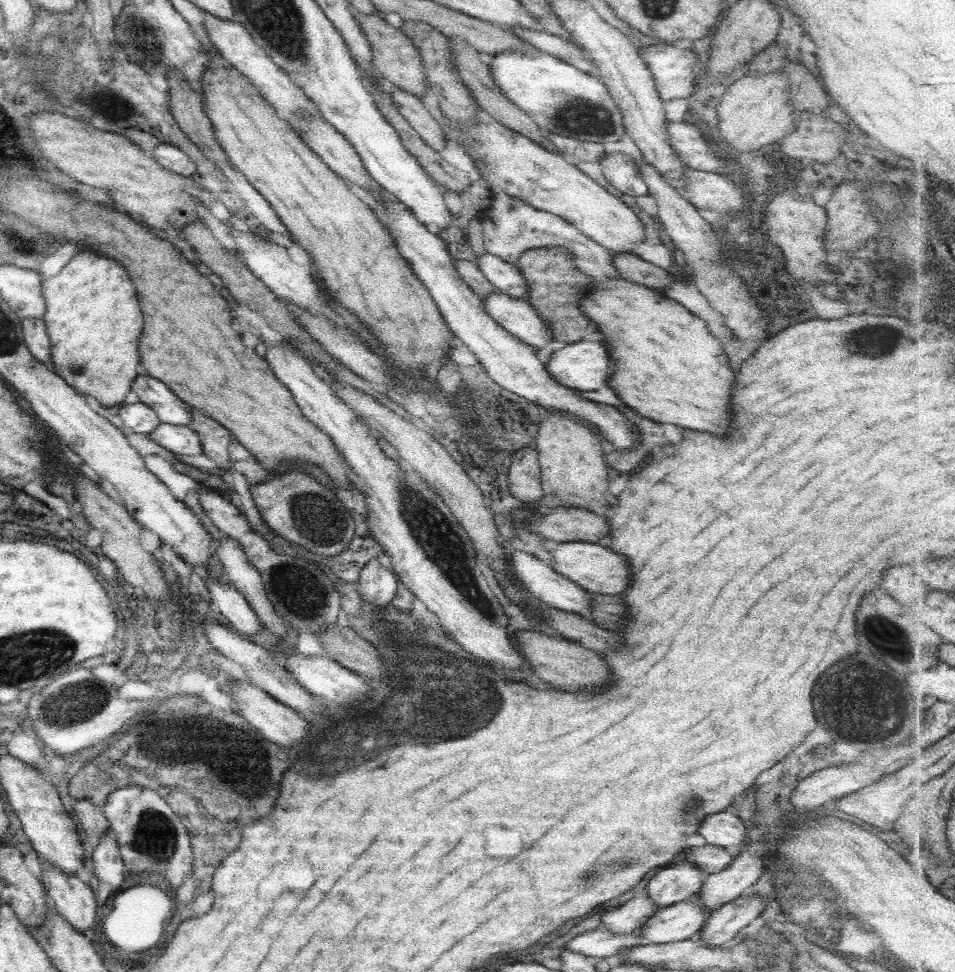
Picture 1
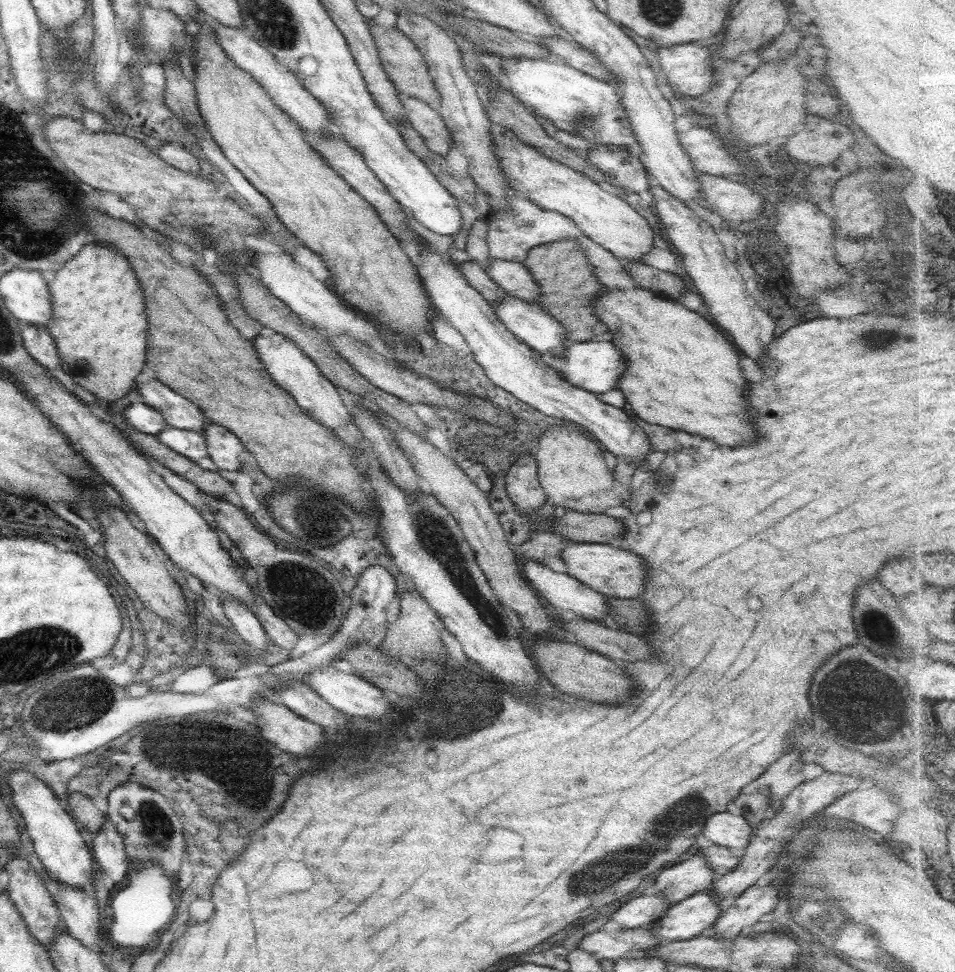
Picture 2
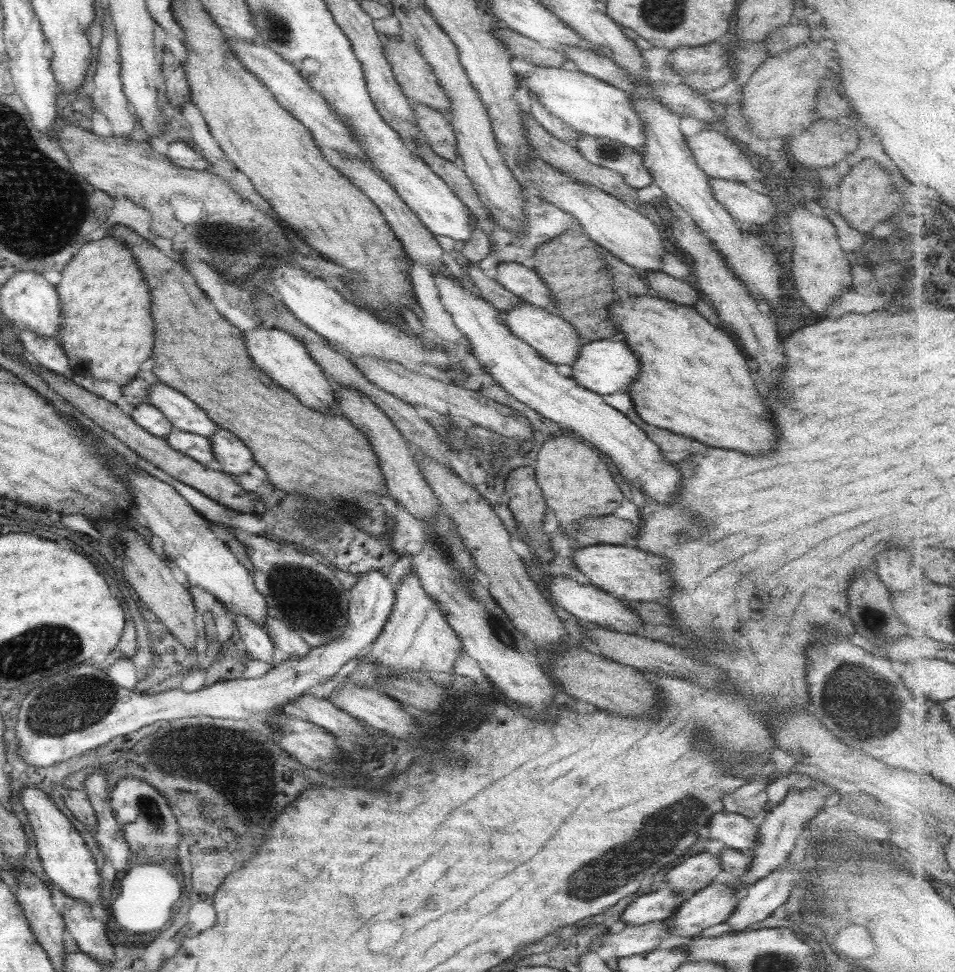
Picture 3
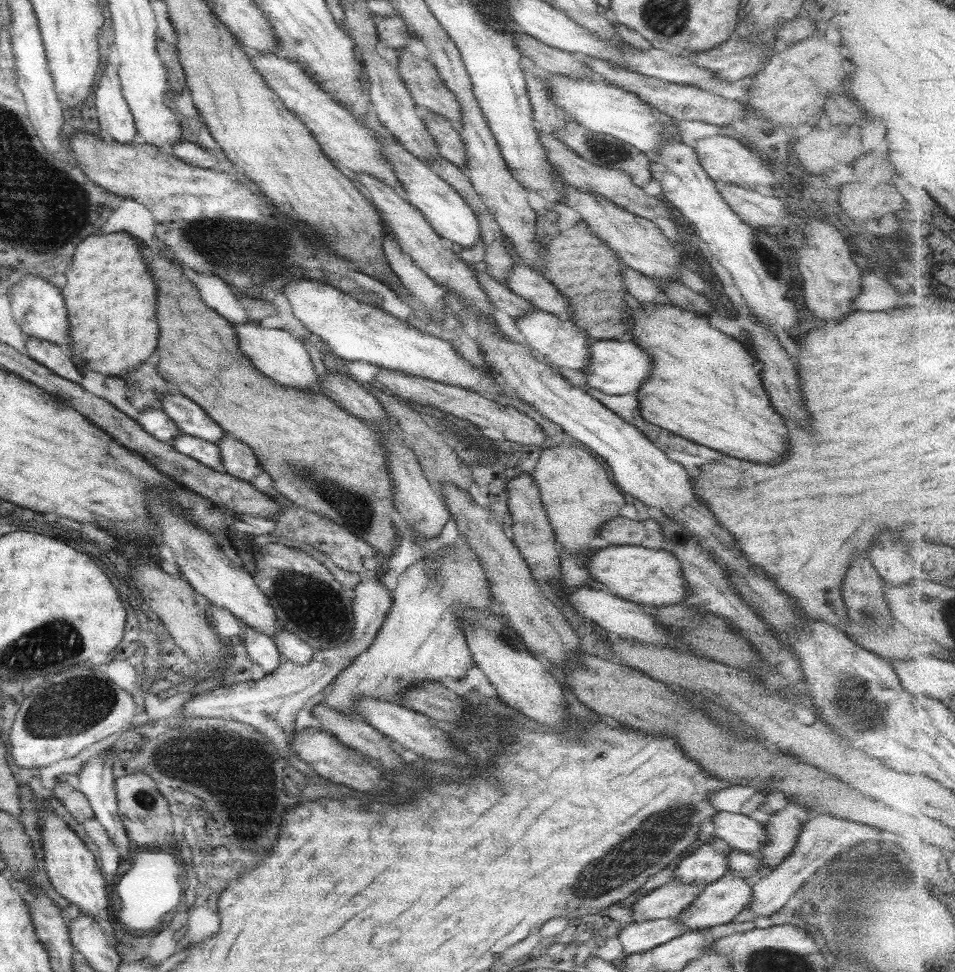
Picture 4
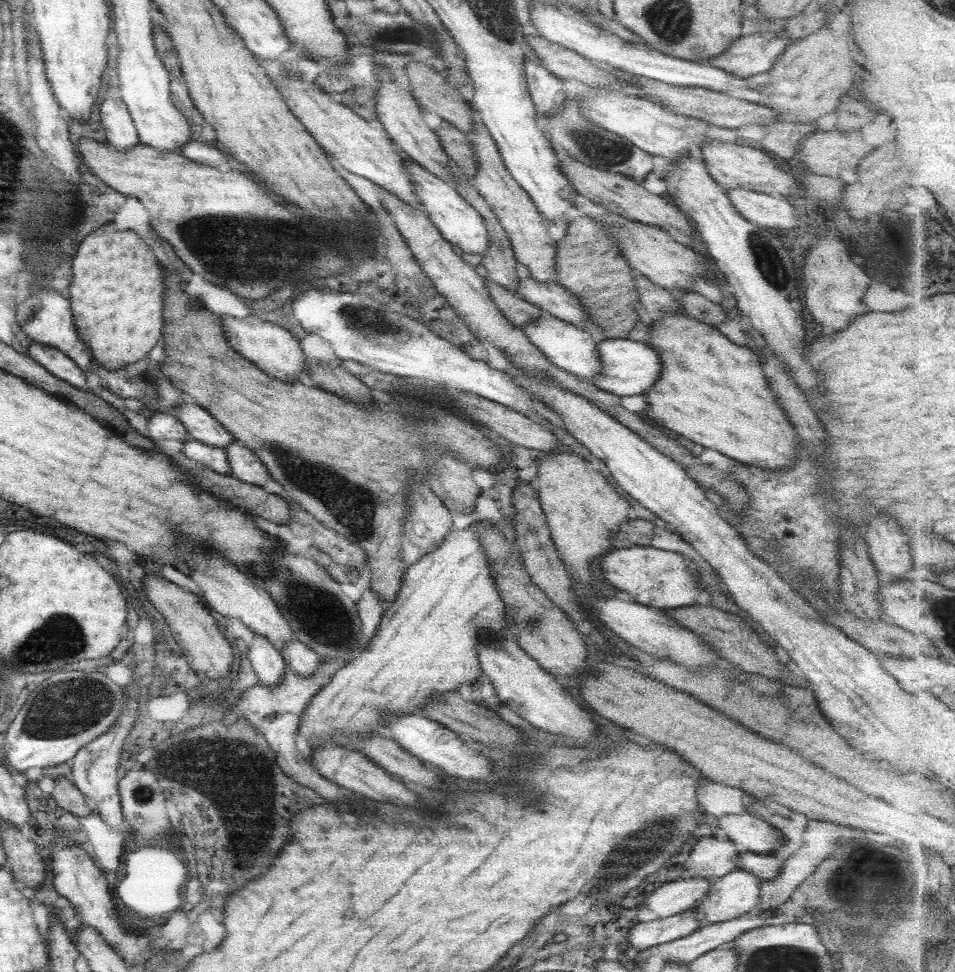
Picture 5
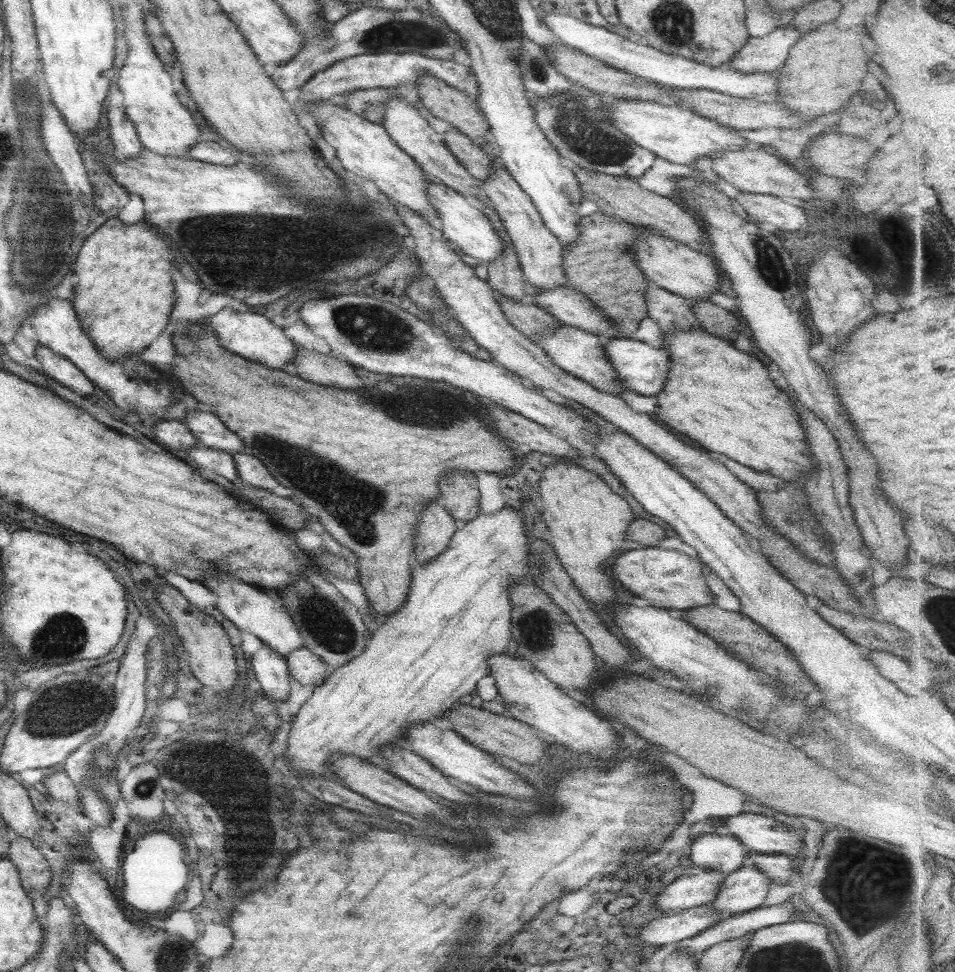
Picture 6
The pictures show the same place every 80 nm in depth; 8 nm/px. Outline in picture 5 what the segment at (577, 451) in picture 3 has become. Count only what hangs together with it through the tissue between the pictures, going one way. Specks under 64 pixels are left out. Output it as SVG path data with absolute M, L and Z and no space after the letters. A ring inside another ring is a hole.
M565 449L549 452L539 463L536 475L530 480L530 487L537 493L538 503L544 514L550 539L559 558L571 570L573 574L579 576L580 582L590 584L588 588L593 588L593 579L589 564L603 556L607 551L613 550L611 547L610 536L614 533L614 528L622 523L626 518L626 510L629 503L621 497L607 479L597 470L593 470L587 460L580 455L567 451Z

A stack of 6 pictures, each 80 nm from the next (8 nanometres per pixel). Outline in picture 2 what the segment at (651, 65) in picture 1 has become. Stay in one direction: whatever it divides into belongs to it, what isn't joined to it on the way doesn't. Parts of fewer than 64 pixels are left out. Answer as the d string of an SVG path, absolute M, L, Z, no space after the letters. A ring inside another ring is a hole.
M691 43L671 45L668 47L657 47L655 58L659 70L665 78L665 84L675 94L681 94L685 98L694 99L705 92L712 83L712 67L709 63L709 51L703 44L694 46Z

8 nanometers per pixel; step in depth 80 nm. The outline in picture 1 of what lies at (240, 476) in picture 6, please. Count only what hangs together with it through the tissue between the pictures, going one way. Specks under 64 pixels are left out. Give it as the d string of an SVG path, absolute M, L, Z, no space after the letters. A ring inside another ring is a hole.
M190 408L190 427L199 437L202 453L223 470L229 462L227 444L233 440L229 431L212 418Z

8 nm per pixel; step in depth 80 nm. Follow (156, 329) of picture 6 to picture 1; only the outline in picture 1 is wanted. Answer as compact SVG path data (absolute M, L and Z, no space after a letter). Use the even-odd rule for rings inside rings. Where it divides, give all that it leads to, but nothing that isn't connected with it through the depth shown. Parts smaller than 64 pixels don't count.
M77 252L61 270L59 274L55 274L53 278L42 280L41 282L41 295L43 295L44 311L41 321L44 323L46 333L48 336L50 346L50 362L53 366L54 373L59 375L67 384L69 384L75 391L83 393L85 396L91 396L101 406L106 409L111 409L113 406L119 406L125 399L125 394L130 391L131 382L137 376L135 372L135 366L139 364L137 338L139 338L139 332L141 332L141 312L139 312L139 306L137 306L137 298L135 298L135 290L127 278L127 274L123 272L123 268L113 262L113 260L107 260L107 258L99 258L99 256L93 256L89 252Z

